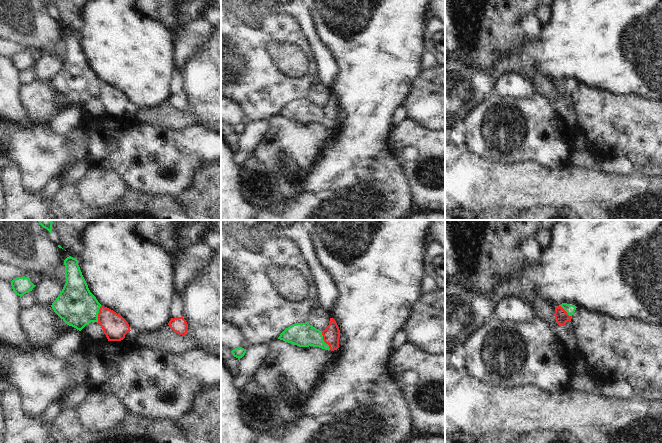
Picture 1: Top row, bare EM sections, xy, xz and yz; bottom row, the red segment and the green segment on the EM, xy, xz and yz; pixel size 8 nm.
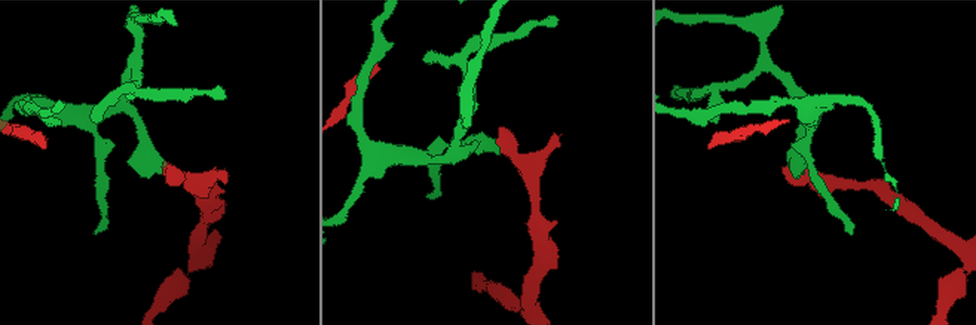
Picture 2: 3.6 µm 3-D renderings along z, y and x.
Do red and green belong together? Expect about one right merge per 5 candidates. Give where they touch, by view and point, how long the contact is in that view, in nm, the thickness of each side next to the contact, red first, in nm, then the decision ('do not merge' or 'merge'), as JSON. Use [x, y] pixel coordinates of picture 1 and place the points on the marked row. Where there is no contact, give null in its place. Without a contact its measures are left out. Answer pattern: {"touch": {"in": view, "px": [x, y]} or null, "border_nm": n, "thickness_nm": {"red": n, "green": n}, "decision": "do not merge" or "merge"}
{"touch": {"in": "xz", "px": [323, 339]}, "border_nm": 170, "thickness_nm": {"red": 140, "green": 190}, "decision": "do not merge"}

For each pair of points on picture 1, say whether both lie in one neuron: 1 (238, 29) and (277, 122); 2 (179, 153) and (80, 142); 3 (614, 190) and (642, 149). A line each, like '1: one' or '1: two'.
1: two
2: one
3: two

